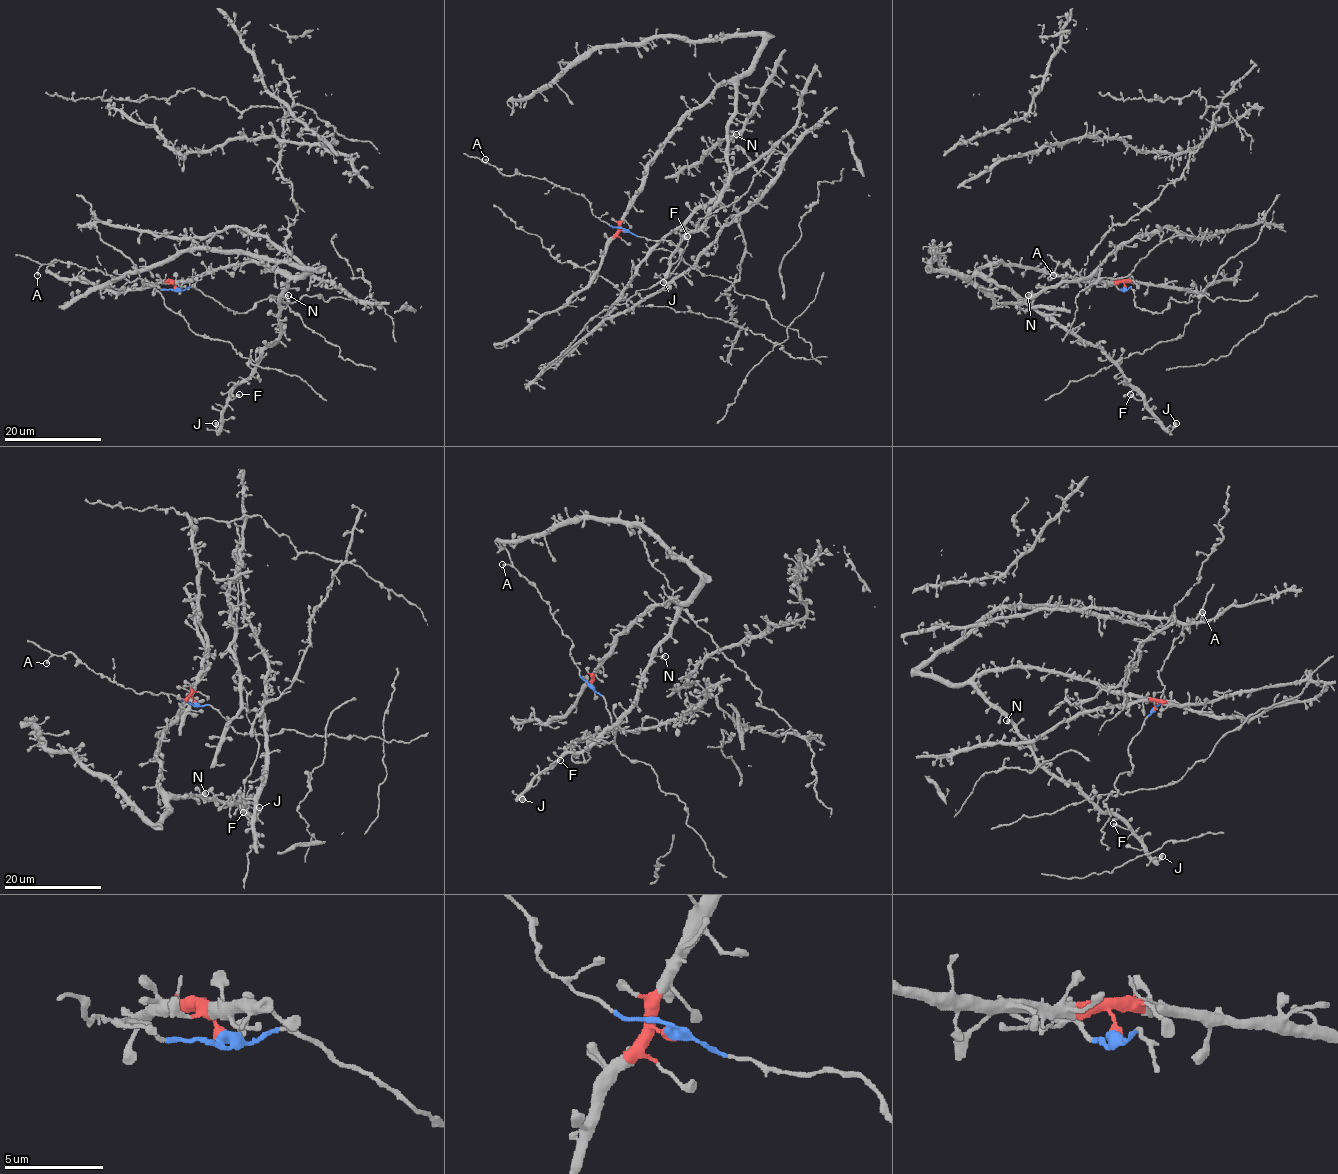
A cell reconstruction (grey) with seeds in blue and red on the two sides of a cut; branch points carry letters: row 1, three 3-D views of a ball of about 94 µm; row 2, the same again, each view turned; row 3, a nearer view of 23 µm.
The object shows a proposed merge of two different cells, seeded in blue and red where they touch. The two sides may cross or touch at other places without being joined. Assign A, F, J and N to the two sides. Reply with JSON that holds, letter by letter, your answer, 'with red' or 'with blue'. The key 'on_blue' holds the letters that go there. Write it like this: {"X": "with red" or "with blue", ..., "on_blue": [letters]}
{"A": "with blue", "F": "with red", "J": "with red", "N": "with red", "on_blue": ["A"]}

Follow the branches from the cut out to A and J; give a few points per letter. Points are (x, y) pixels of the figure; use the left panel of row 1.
A: (176, 288), (164, 290), (156, 285), (144, 285), (139, 279), (132, 281), (55, 260), (43, 264), (37, 275)
J: (176, 288), (172, 281), (245, 263), (264, 263), (287, 276), (281, 333), (232, 392), (221, 427), (215, 422)

